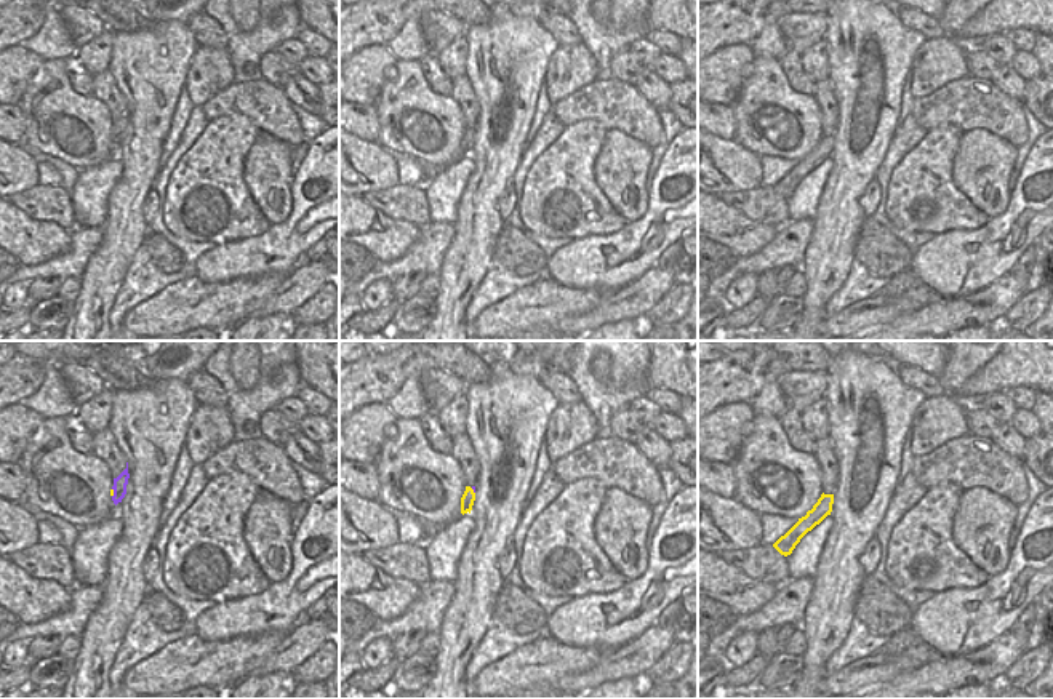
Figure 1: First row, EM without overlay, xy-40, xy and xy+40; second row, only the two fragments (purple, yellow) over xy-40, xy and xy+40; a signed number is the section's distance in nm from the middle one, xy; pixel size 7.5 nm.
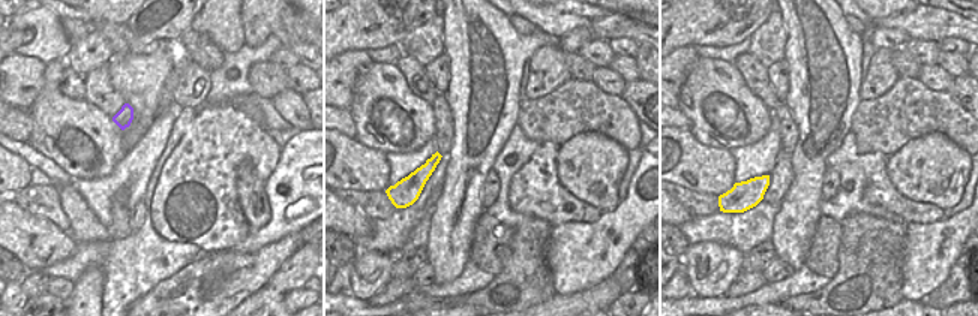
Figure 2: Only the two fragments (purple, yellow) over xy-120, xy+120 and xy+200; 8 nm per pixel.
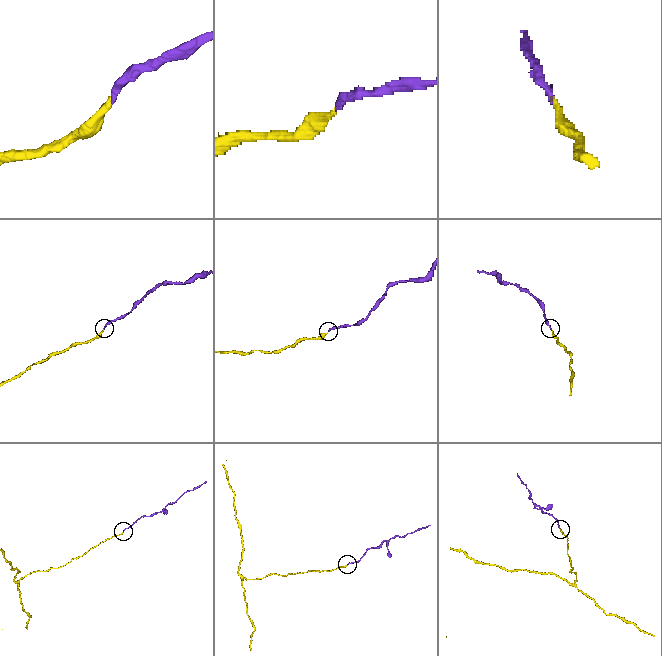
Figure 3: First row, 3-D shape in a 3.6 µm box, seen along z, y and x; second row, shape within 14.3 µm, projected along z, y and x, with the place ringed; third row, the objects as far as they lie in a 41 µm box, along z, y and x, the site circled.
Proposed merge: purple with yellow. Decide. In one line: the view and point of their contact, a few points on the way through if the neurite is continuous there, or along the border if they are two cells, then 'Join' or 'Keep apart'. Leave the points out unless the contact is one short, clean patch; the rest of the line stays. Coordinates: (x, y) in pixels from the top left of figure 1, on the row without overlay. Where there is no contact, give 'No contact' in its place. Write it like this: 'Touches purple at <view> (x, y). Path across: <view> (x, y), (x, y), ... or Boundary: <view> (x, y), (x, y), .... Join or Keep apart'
Touches purple at xy-40 (114, 135). Path across: xy-40 (120, 123), (114, 135), (111, 131). Join.

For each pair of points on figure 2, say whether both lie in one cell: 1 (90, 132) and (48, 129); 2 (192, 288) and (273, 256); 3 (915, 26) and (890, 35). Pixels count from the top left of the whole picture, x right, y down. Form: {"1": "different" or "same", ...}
{"1": "same", "2": "same", "3": "different"}

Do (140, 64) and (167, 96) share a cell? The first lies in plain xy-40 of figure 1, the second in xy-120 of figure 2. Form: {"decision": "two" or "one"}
{"decision": "two"}

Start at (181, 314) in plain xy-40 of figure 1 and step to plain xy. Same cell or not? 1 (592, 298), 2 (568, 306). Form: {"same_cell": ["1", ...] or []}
{"same_cell": ["1", "2"]}

